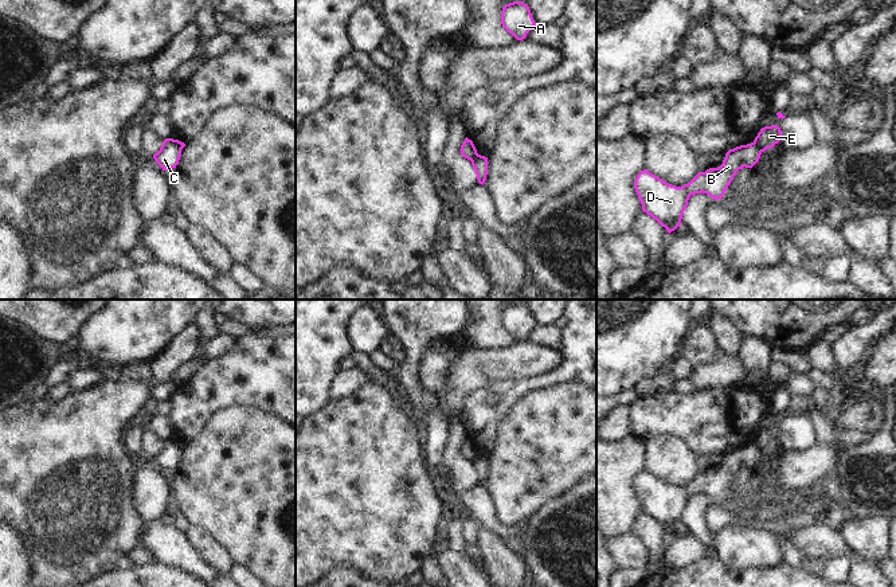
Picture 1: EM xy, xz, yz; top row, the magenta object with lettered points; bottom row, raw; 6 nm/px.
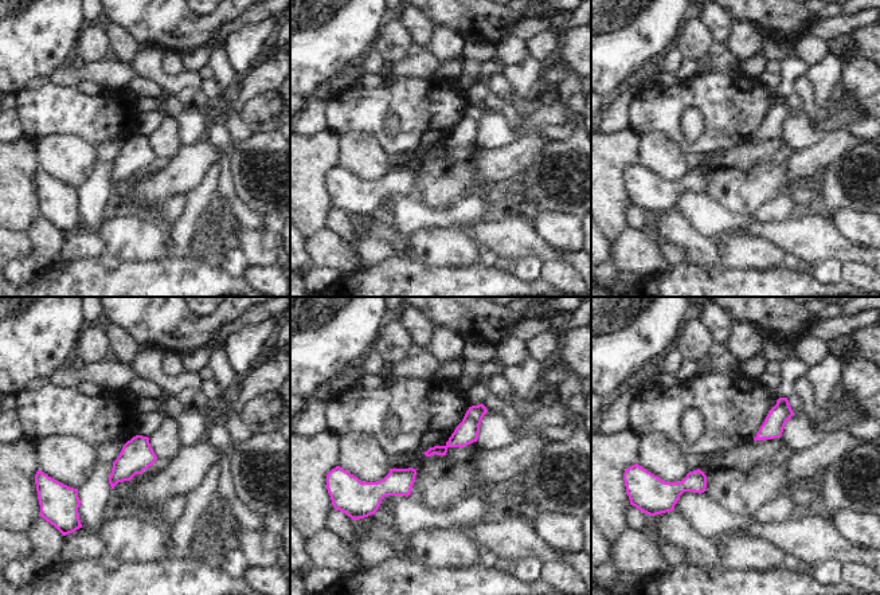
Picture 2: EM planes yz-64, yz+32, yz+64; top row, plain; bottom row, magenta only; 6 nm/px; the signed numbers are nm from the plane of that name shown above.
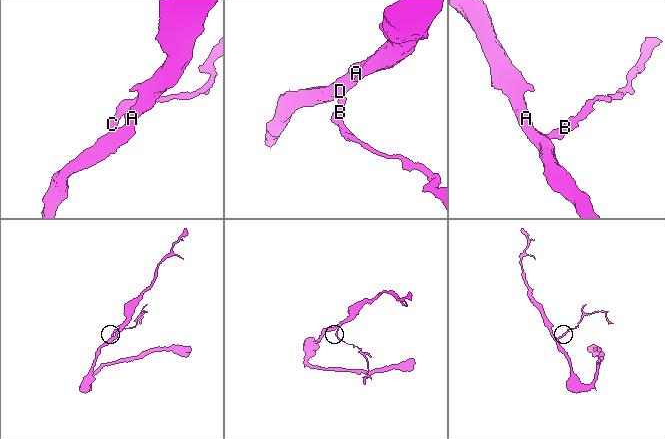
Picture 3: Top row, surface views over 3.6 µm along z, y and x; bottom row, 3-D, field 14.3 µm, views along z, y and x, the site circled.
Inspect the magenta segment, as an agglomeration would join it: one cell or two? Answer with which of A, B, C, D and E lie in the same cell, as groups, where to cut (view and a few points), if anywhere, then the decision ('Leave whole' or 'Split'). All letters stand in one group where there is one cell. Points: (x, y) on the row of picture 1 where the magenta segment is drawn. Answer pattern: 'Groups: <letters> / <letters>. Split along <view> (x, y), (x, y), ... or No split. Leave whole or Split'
Groups: A B C D / E. Split along yz (751, 143), (762, 151). Split

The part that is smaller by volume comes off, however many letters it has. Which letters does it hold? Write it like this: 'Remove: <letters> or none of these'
Remove: E

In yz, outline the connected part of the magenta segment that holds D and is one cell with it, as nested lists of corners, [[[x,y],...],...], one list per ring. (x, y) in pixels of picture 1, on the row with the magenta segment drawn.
[[[752,142],[729,149],[720,167],[699,172],[688,184],[681,187],[668,184],[643,169],[634,181],[642,211],[670,234],[681,224],[682,214],[692,195],[703,192],[715,200],[723,197],[736,172],[743,167],[752,168],[759,161],[760,154],[762,150]]]

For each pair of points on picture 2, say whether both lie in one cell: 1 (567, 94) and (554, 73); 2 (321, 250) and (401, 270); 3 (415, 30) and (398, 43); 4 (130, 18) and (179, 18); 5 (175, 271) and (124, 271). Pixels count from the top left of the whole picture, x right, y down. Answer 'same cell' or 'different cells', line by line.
1: same cell
2: different cells
3: different cells
4: same cell
5: same cell

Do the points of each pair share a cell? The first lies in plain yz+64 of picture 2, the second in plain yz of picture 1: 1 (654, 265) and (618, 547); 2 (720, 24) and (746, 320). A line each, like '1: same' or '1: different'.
1: same
2: different

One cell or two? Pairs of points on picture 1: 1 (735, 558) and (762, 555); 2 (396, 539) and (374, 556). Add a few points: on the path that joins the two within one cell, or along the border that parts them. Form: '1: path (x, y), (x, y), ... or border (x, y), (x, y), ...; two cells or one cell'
1: path (742, 555), (755, 555); one cell
2: path (391, 539), (379, 551); one cell

